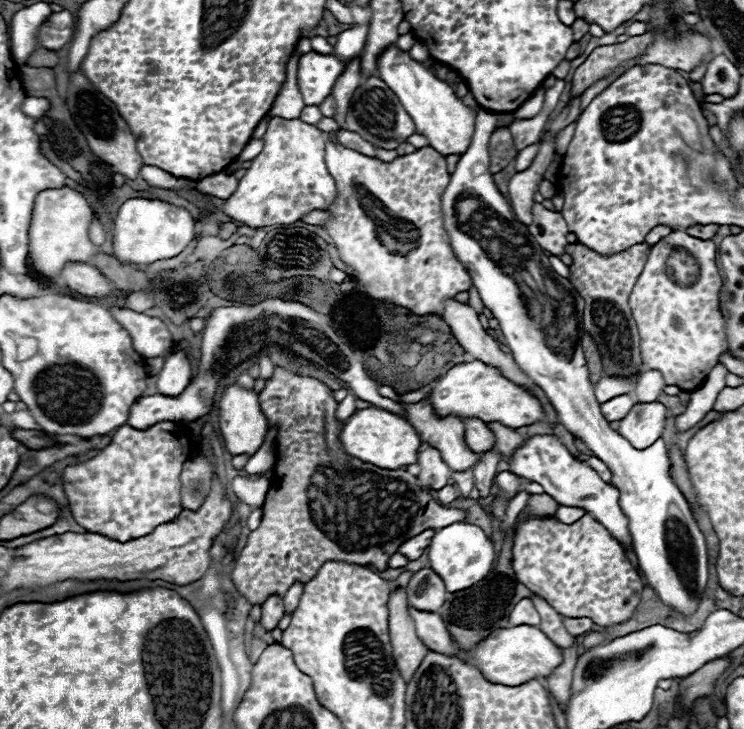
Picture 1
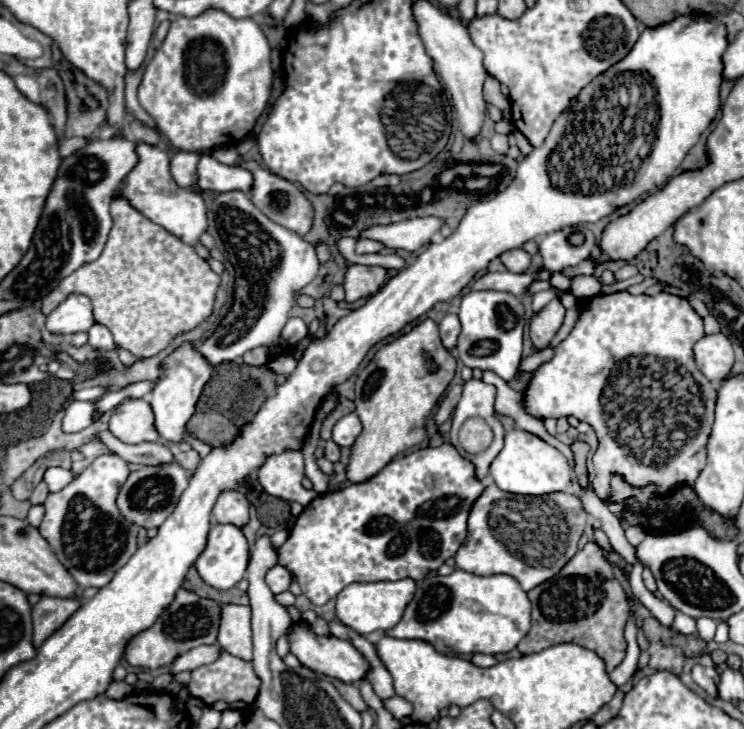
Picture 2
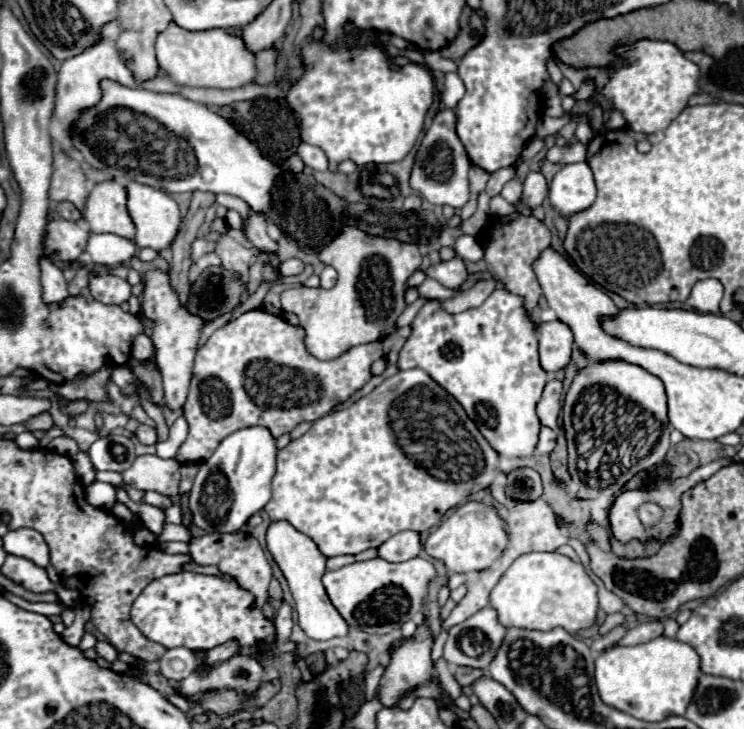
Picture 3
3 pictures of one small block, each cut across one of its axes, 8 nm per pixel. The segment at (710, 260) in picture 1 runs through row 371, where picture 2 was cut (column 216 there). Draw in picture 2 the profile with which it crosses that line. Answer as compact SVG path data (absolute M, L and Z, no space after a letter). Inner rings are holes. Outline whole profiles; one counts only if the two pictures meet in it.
M220 648L220 656L212 664L206 664L206 666L192 670L188 692L218 712L246 710L248 706L254 704L254 700L260 692L260 678L256 676L252 662L236 658Z

